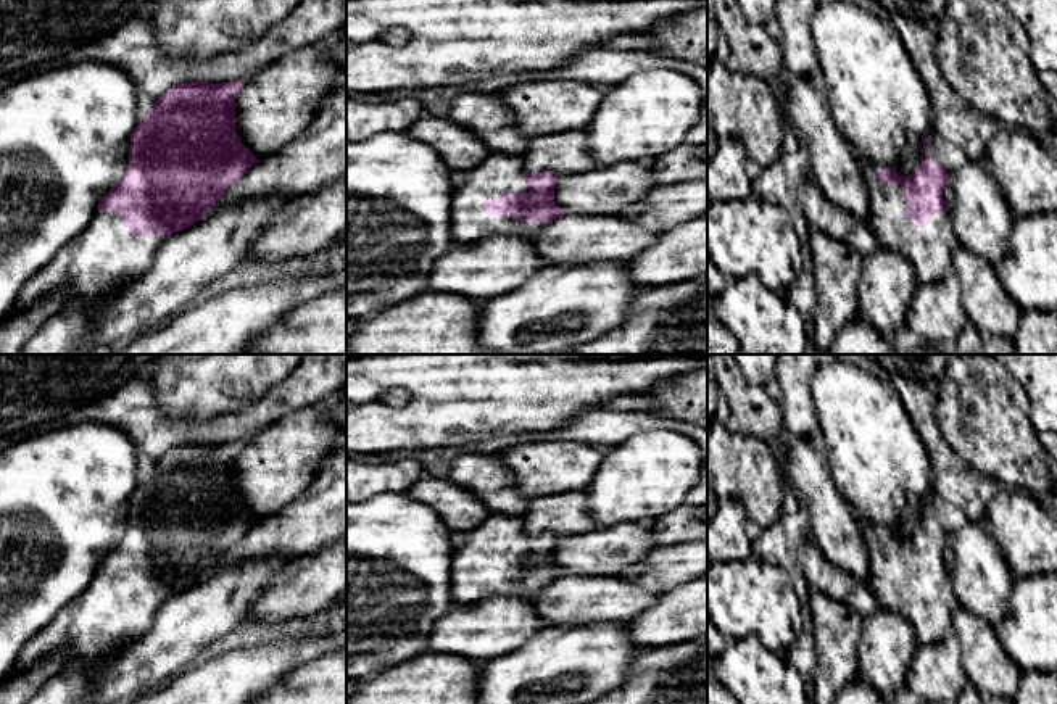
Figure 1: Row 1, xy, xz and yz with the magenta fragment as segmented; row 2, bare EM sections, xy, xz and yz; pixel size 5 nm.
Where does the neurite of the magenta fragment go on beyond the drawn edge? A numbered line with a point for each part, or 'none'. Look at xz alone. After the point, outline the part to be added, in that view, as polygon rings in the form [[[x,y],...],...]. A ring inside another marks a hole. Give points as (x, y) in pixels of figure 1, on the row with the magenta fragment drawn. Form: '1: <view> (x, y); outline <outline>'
1: xz (498, 174); outline [[[490,153],[475,169],[467,171],[461,187],[451,197],[450,232],[453,243],[480,242],[493,235],[528,237],[543,222],[520,222],[512,216],[488,216],[483,201],[504,193],[528,193],[520,156]]]

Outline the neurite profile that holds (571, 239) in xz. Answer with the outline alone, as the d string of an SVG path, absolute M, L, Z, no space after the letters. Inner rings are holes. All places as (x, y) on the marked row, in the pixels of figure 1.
M562 214L528 238L549 266L577 263L628 263L651 246L659 232L648 230L620 214Z

